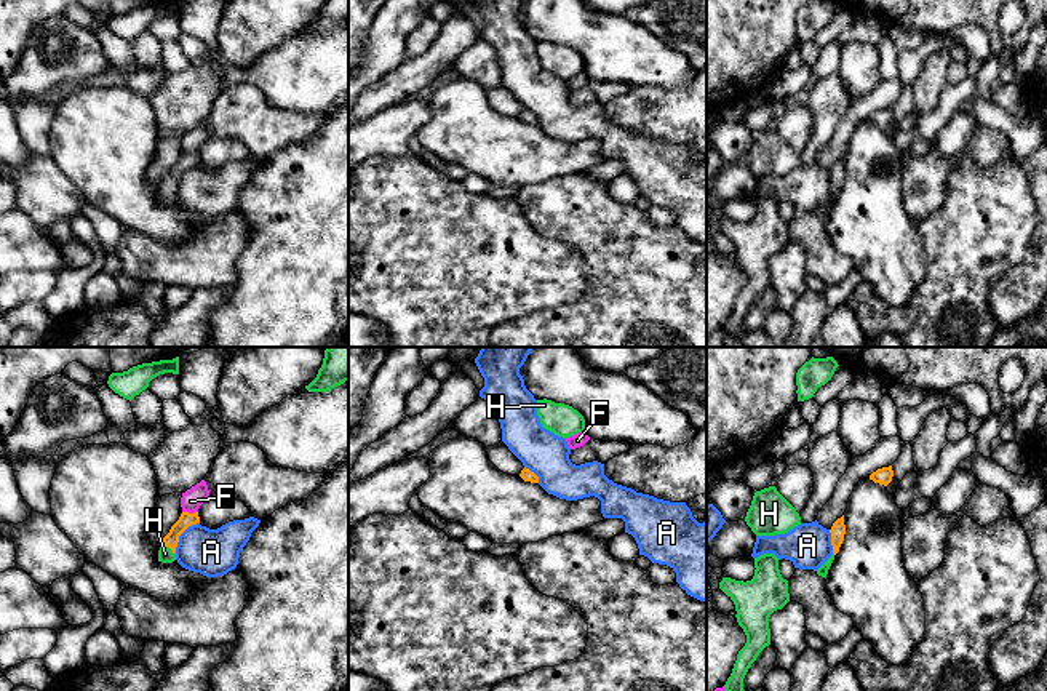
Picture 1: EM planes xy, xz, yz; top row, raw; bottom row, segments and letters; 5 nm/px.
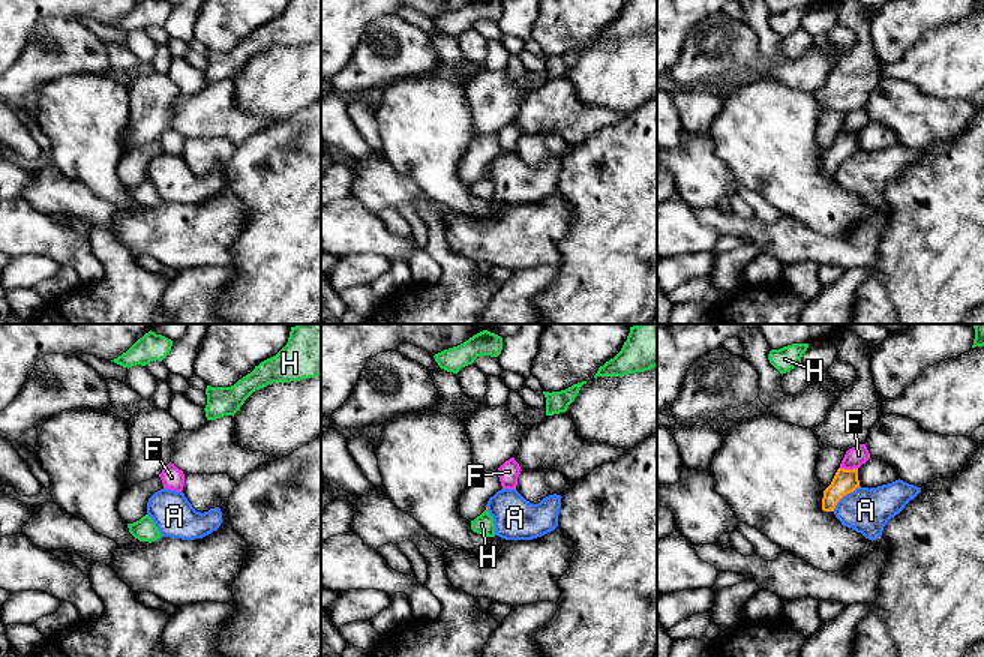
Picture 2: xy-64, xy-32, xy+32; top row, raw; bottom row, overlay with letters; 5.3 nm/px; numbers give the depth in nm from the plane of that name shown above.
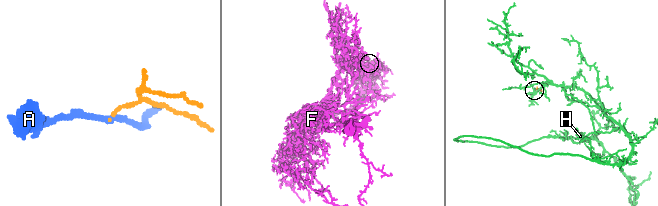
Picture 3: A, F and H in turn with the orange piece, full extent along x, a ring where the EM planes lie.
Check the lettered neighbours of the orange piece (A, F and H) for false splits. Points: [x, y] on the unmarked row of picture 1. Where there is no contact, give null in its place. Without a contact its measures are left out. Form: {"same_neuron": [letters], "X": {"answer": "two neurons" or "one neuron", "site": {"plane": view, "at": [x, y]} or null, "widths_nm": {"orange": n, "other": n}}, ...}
{"same_neuron": ["H"], "A": {"answer": "two neurons", "site": {"plane": "xy", "at": [181, 175]}, "widths_nm": {"orange": 70, "other": 240}}, "F": {"answer": "two neurons", "site": {"plane": "xy", "at": [191, 155]}, "widths_nm": {"orange": 70, "other": 110}}, "H": {"answer": "one neuron", "site": {"plane": "xy", "at": [168, 187]}, "widths_nm": {"orange": 70, "other": 80}}}

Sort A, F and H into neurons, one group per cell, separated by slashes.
A / F / H

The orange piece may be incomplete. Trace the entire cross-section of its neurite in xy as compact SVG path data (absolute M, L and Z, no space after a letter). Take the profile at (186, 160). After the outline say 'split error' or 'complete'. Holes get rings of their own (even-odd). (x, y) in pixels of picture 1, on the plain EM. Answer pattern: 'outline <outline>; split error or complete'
outline M182 154L179 162L171 168L169 174L163 179L158 203L173 205L176 202L176 189L179 184L179 178L192 166L200 165L198 154L189 155Z; split error

